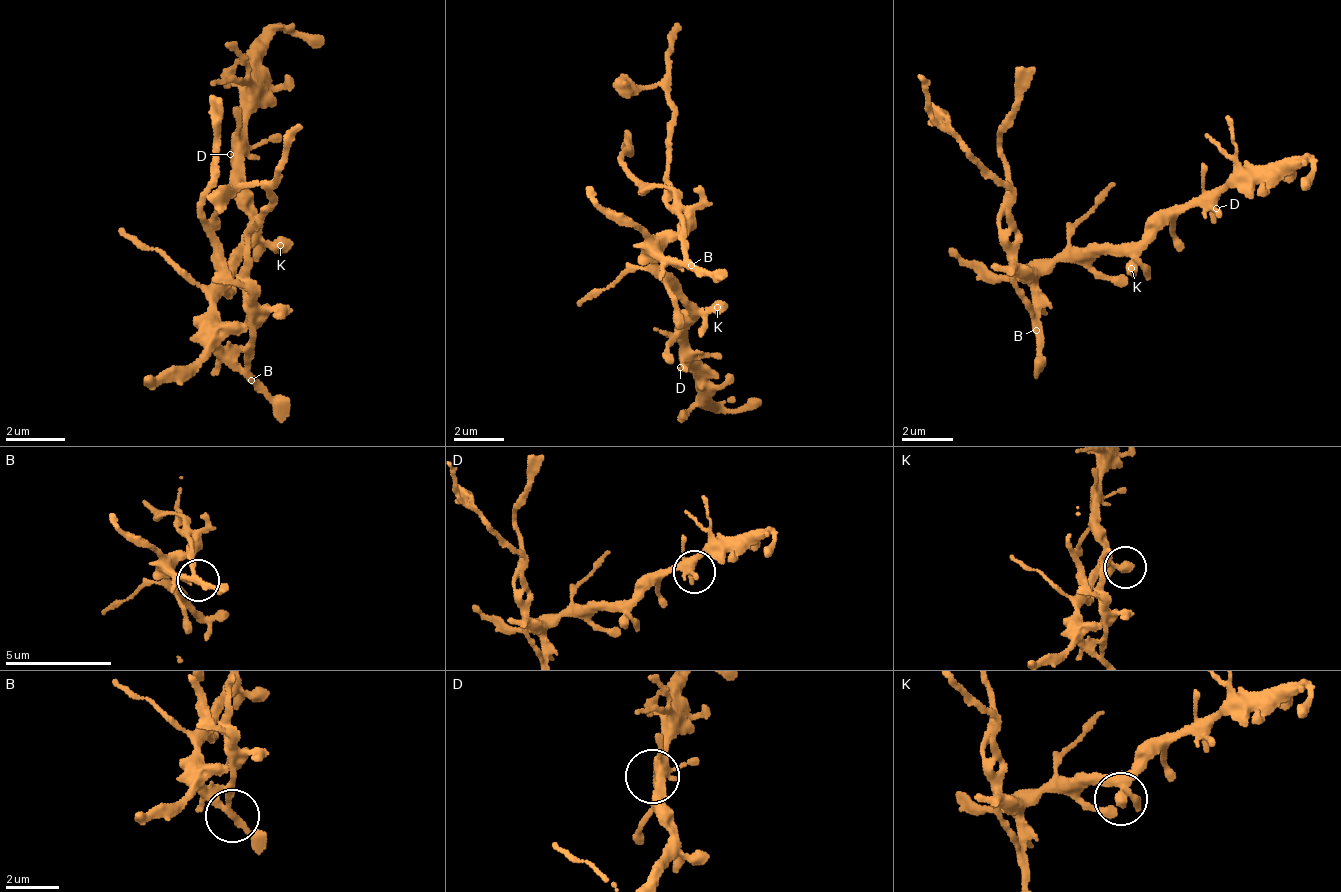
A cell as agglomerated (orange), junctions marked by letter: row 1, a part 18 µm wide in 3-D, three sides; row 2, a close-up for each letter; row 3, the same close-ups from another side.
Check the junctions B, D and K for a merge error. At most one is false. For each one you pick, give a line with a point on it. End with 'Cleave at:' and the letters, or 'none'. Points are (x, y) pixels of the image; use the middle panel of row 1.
B: (691, 265)
Cleave at: B

